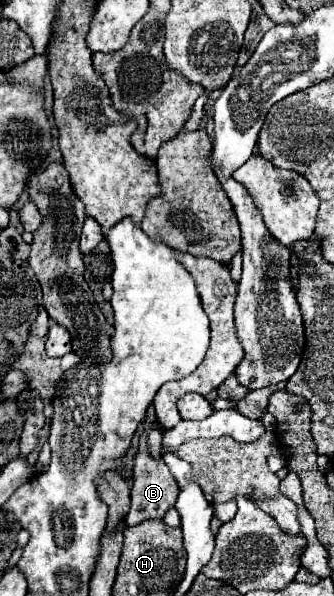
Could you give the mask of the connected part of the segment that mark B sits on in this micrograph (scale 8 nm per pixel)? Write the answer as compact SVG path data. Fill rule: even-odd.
M141 435L139 451L135 455L135 467L133 467L133 485L131 485L131 509L125 517L125 525L133 527L139 525L145 519L163 519L163 515L175 505L179 491L173 475L169 473L167 465L157 459L149 459L149 453L145 451L145 435Z

